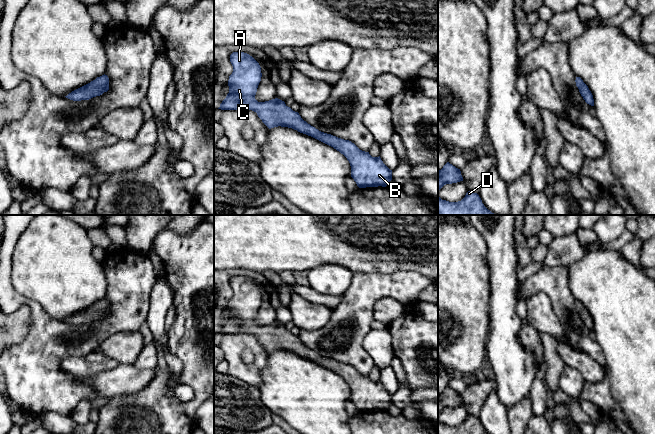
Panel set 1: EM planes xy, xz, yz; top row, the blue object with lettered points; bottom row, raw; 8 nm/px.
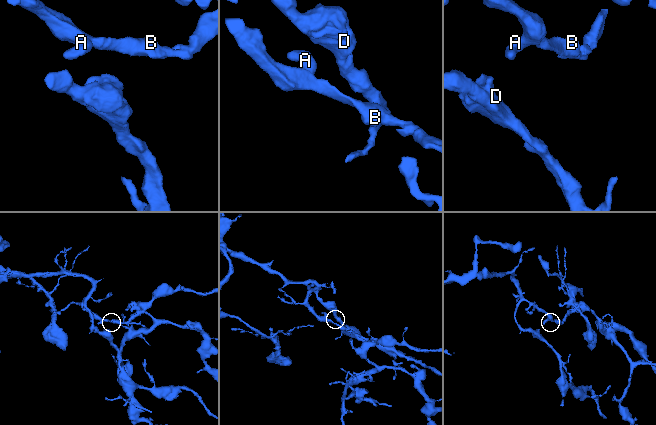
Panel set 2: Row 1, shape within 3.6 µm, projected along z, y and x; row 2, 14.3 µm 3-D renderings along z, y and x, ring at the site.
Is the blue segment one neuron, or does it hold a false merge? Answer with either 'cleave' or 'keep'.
keep

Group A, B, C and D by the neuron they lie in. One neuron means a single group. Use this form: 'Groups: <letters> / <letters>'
Groups: A B C D

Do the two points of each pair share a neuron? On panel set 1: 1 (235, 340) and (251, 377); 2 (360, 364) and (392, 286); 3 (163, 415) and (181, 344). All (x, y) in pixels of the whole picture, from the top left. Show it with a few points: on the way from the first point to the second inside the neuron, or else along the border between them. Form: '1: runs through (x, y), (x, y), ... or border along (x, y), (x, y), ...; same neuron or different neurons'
1: runs through (235, 349), (235, 361), (242, 368); same neuron
2: runs through (357, 342), (360, 309), (370, 299); same neuron
3: runs through (163, 397), (163, 392), (186, 371), (186, 362); same neuron

